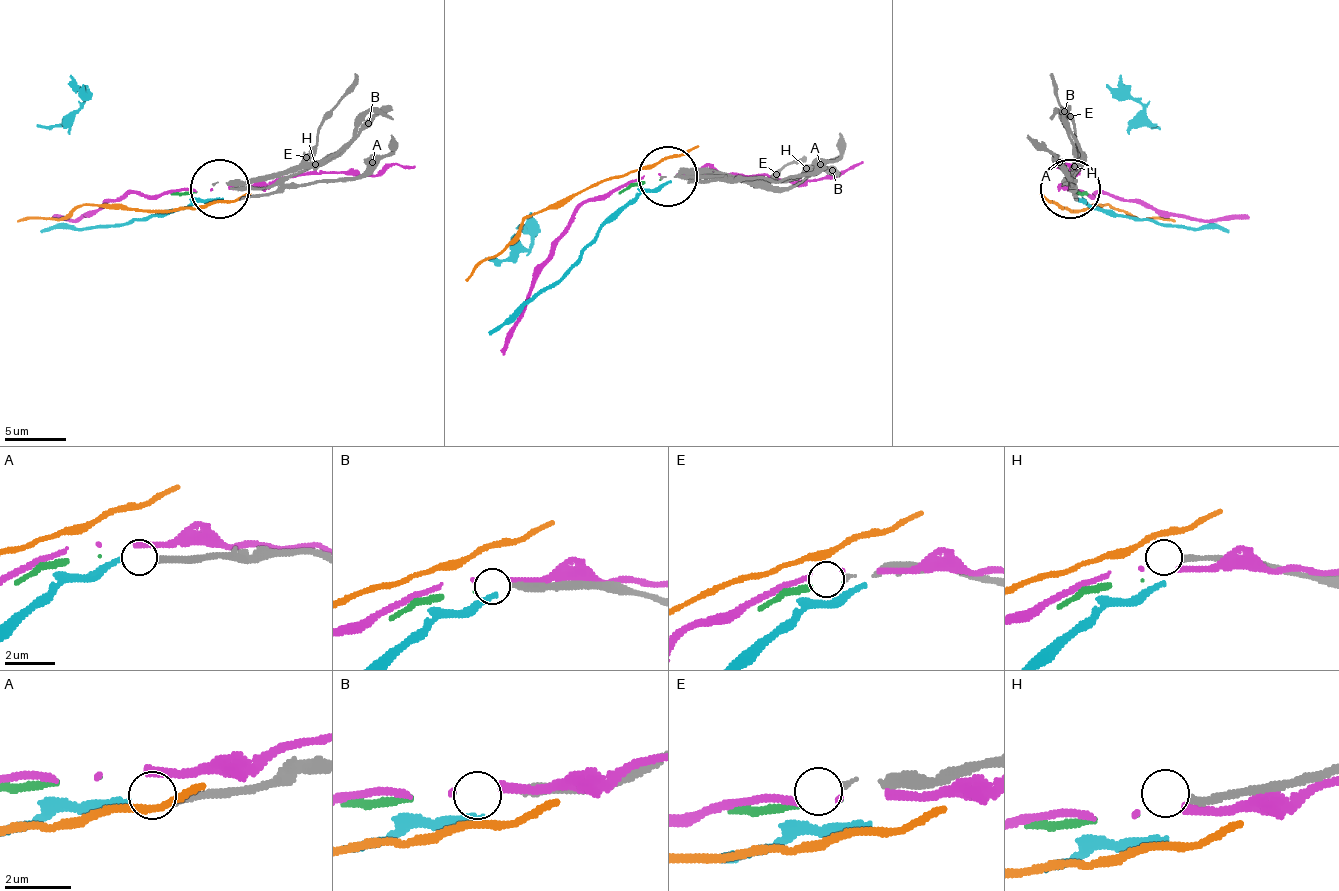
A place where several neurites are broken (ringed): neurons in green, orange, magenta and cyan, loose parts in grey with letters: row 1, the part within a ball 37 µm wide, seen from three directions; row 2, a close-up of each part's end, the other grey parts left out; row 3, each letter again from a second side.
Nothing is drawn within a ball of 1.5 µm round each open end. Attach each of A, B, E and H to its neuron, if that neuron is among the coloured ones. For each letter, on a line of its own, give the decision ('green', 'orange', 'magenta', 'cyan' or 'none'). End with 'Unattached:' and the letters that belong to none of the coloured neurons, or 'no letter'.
A: cyan
B: green
E: none
H: none
Unattached: E, H

